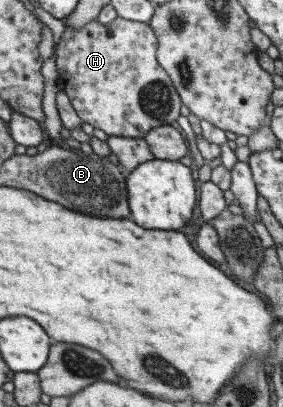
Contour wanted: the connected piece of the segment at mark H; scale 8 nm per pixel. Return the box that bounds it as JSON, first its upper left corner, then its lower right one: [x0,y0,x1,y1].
[54,17,181,139]

